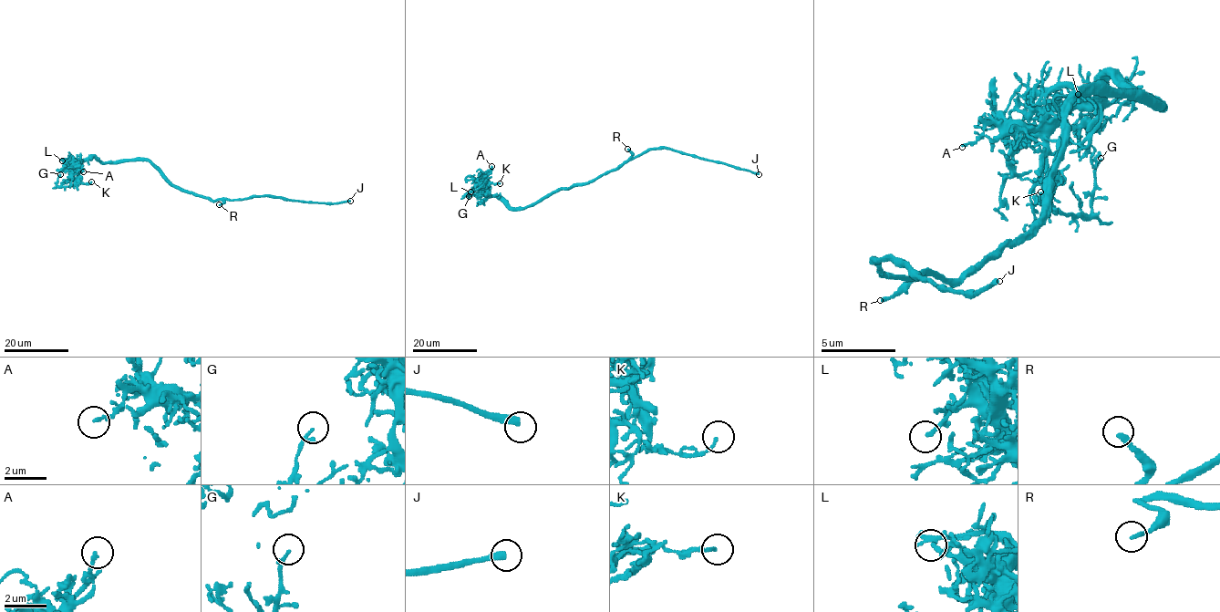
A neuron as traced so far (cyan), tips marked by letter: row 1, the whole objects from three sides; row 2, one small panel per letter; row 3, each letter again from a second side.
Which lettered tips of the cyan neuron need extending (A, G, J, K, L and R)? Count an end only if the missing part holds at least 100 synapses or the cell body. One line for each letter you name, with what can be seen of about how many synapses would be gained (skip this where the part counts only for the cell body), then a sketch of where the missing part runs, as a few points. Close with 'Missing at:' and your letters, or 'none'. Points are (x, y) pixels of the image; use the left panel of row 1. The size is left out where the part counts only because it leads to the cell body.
J: Roughly 120 synapses
R: Course of what is missing: (219, 204), (204, 211), (192, 211), (169, 200), (141, 197), (131, 192), (125, 185), (125, 178), (121, 177)
Missing at: J, R

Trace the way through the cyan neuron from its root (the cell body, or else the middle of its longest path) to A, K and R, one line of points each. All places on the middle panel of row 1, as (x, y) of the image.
A: (591, 181), (561, 188), (524, 207), (511, 208), (501, 198), (488, 196), (482, 187), (491, 166)
K: (591, 181), (561, 188), (530, 205), (515, 208), (501, 198), (491, 196), (485, 188), (491, 183), (500, 183)
R: (591, 181), (617, 170), (632, 155), (627, 149)

